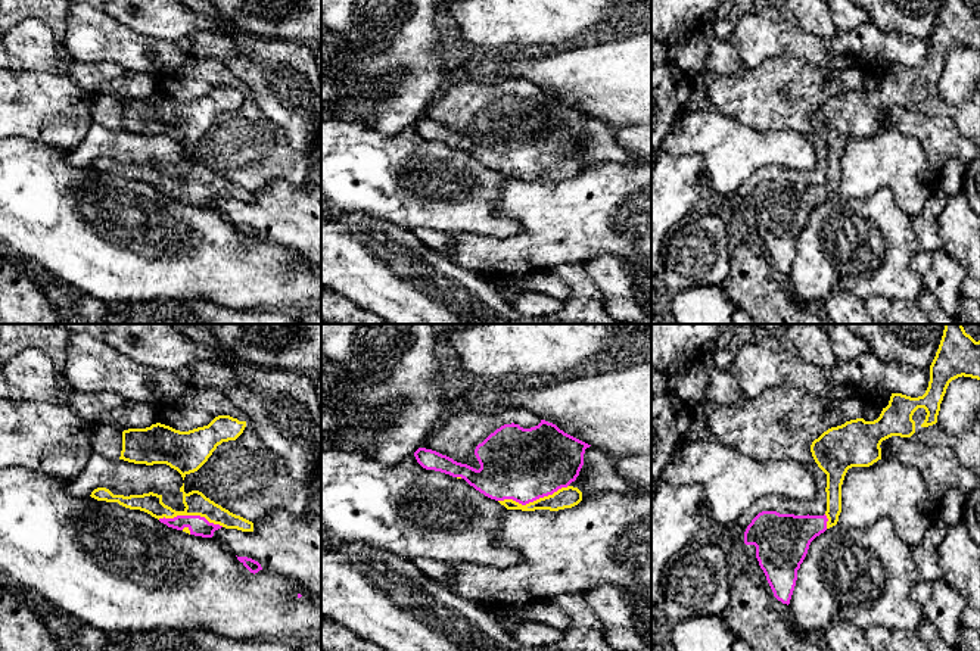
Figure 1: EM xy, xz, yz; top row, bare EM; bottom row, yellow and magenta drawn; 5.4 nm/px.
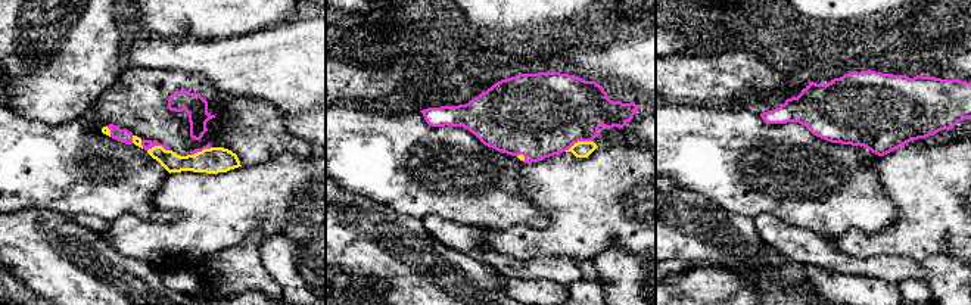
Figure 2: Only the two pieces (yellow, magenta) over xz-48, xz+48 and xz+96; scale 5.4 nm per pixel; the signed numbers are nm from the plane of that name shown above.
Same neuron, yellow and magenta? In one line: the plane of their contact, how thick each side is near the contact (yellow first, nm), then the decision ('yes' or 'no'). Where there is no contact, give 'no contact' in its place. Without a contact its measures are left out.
xz | 120/400 nm | yes

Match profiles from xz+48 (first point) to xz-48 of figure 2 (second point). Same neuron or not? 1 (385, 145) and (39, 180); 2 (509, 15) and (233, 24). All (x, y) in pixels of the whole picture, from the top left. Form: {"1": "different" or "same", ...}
{"1": "same", "2": "same"}

